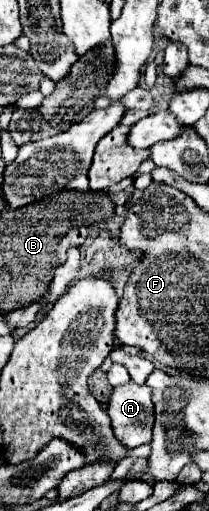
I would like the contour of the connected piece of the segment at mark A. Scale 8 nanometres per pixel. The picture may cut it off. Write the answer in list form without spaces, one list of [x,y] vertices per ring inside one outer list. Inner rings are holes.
[[[134,382],[116,386],[108,400],[108,416],[114,436],[126,448],[150,444],[154,424],[152,390],[146,384],[138,386]]]

